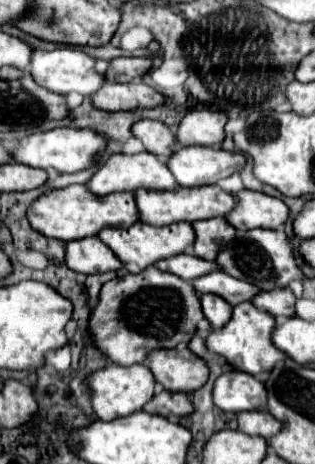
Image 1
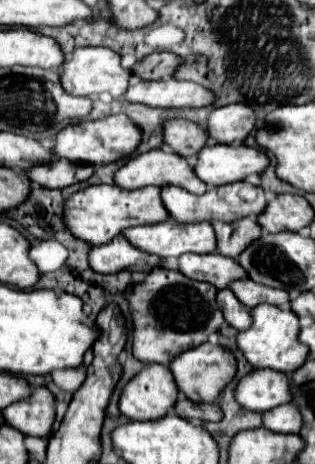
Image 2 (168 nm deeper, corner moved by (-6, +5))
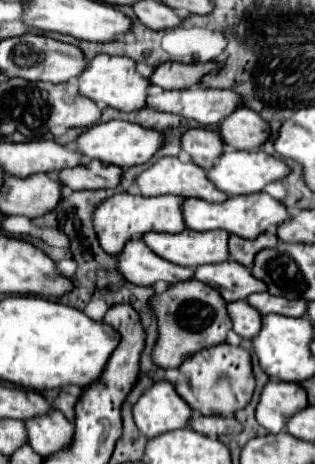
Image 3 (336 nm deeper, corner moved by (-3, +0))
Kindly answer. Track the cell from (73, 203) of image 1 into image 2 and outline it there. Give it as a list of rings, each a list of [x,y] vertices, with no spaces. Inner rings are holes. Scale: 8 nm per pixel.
[[[98,184],[98,186],[88,186],[68,196],[68,200],[64,200],[62,218],[64,218],[64,226],[68,226],[68,230],[72,230],[76,238],[88,244],[102,244],[102,242],[110,242],[124,228],[162,222],[168,218],[168,212],[164,210],[164,204],[160,200],[160,188],[156,186],[124,190],[118,186],[110,186],[110,184]]]

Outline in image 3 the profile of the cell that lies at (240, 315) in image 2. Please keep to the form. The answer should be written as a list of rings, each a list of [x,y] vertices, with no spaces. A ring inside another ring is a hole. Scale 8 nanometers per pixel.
[[[233,301],[227,307],[231,321],[233,321],[233,331],[241,335],[243,339],[253,339],[257,331],[261,331],[261,313],[255,307],[249,307],[247,301]]]

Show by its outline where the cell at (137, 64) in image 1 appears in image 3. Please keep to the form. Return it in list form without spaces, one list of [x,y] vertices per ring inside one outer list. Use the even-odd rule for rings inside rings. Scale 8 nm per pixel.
[[[217,61],[191,63],[191,65],[163,63],[151,75],[151,83],[159,85],[161,89],[187,89],[187,87],[197,85],[203,75],[219,71],[221,67],[223,67],[223,63],[217,63]]]

